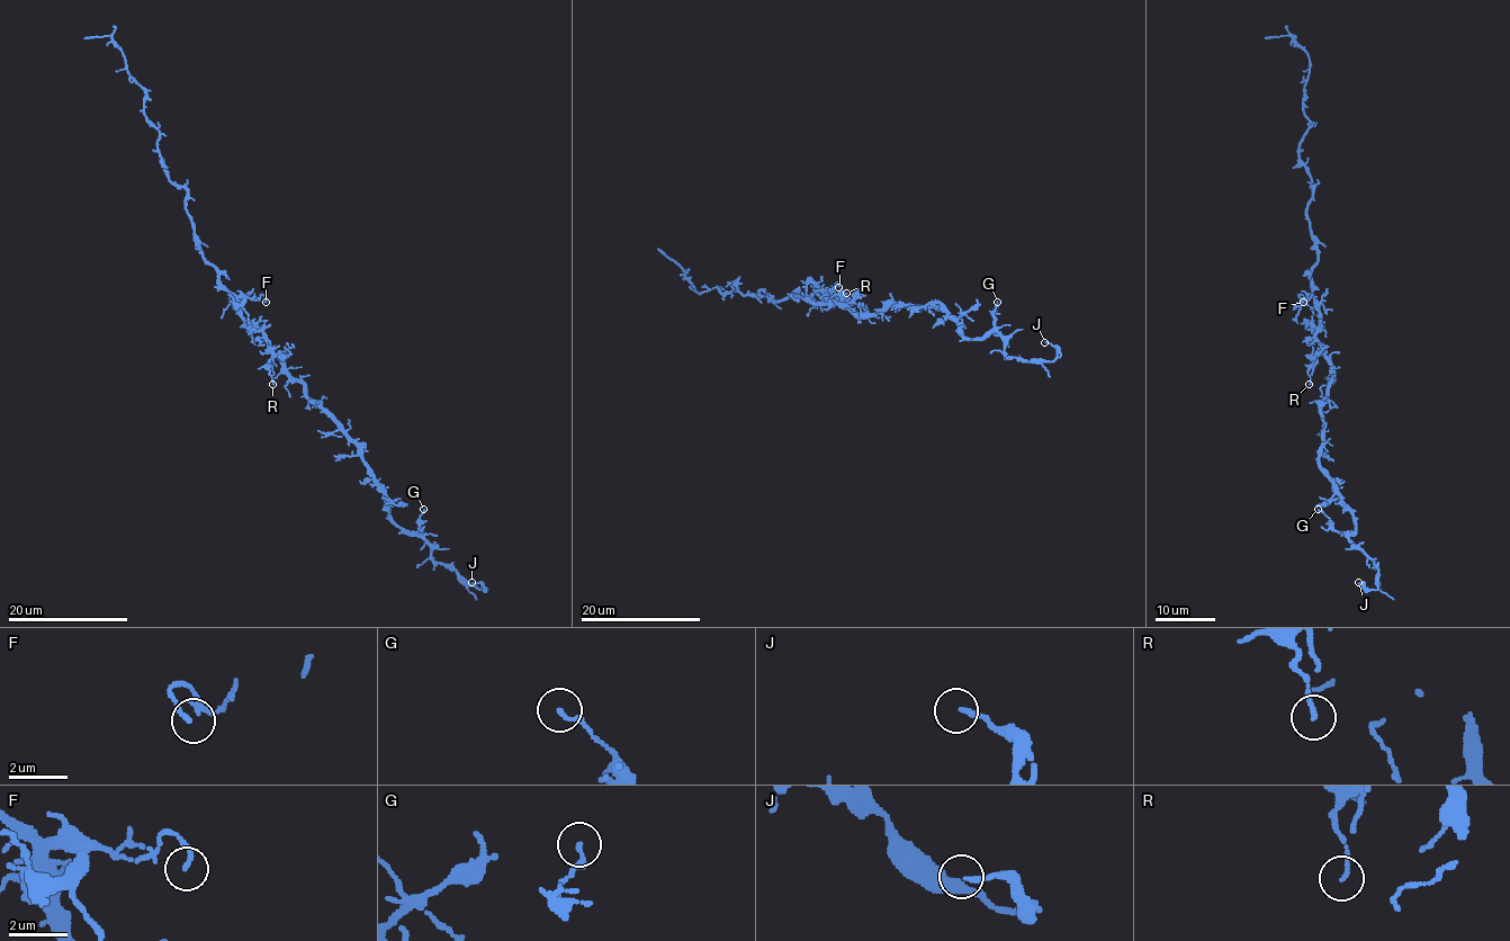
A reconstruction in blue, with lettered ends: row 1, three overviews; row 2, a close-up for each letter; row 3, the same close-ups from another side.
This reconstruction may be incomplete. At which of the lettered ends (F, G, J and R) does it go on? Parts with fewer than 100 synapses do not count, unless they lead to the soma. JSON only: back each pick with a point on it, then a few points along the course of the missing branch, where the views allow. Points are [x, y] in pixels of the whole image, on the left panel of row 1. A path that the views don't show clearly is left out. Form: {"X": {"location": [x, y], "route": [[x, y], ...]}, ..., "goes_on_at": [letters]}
{"goes_on_at": []}

